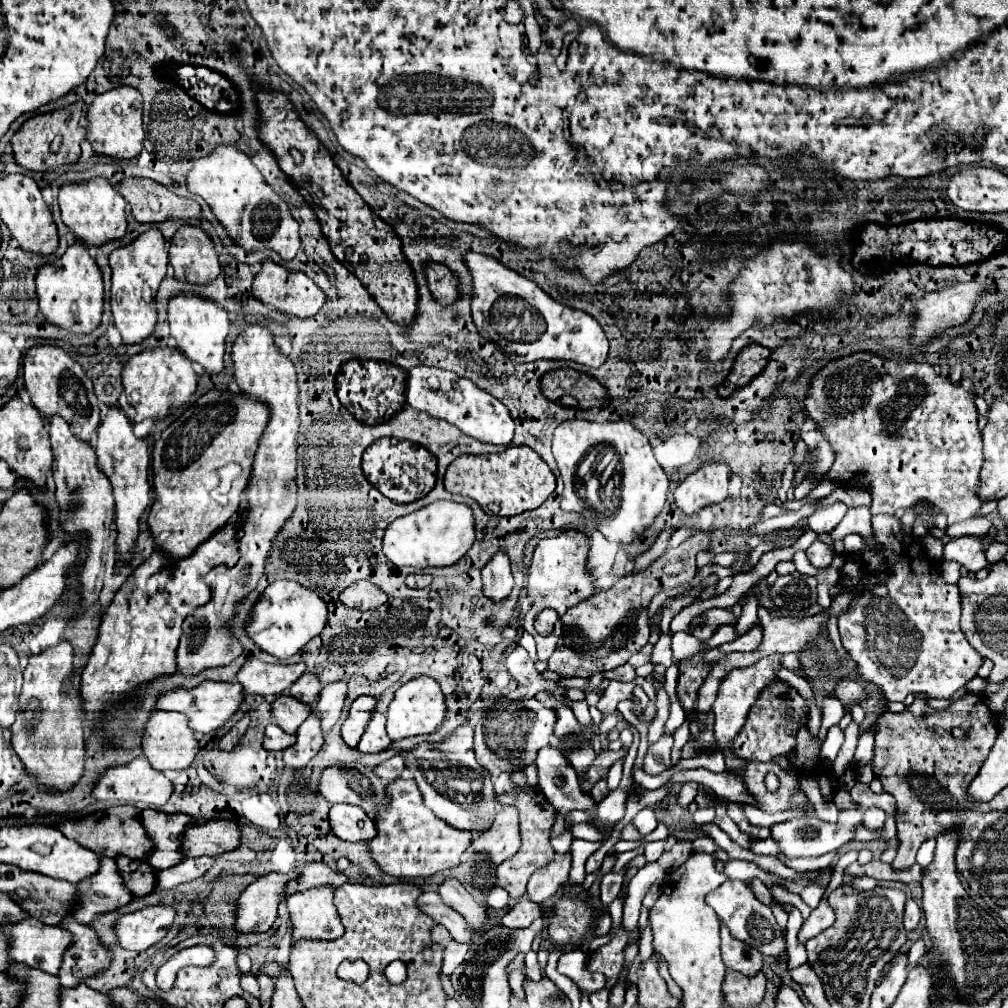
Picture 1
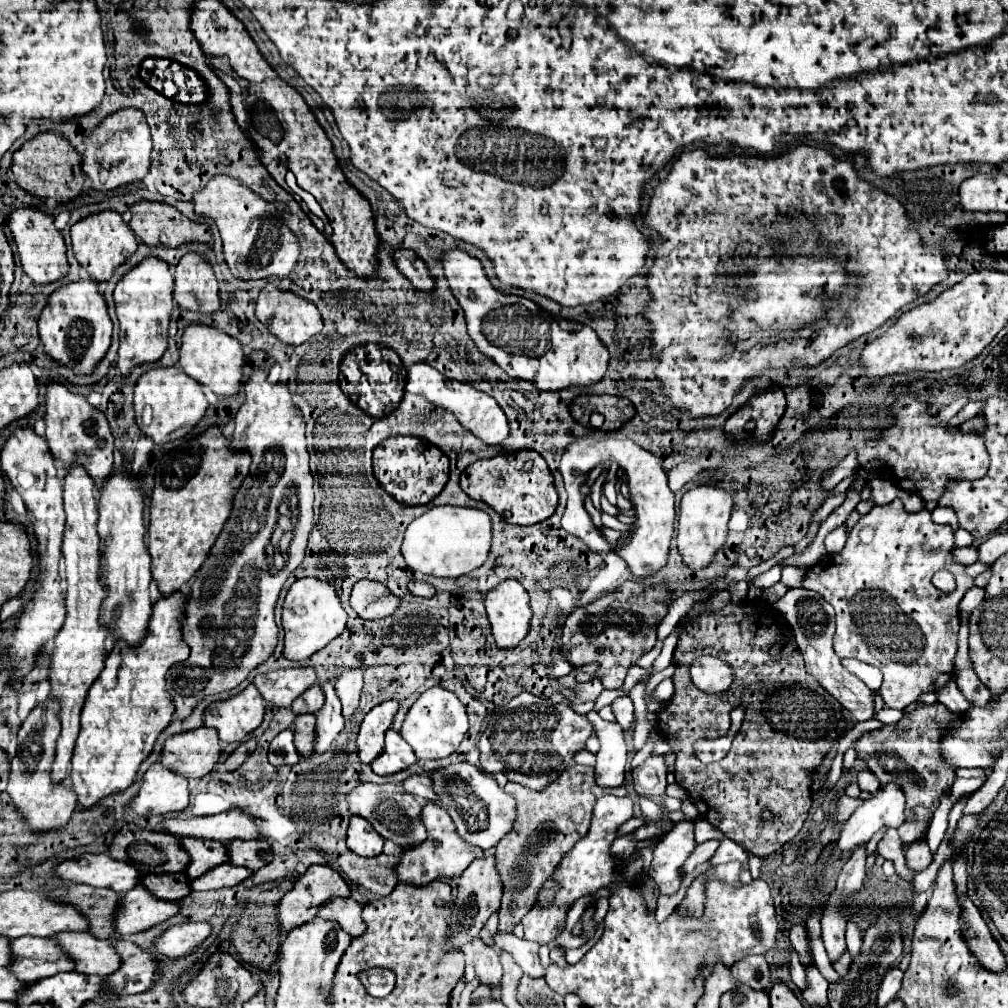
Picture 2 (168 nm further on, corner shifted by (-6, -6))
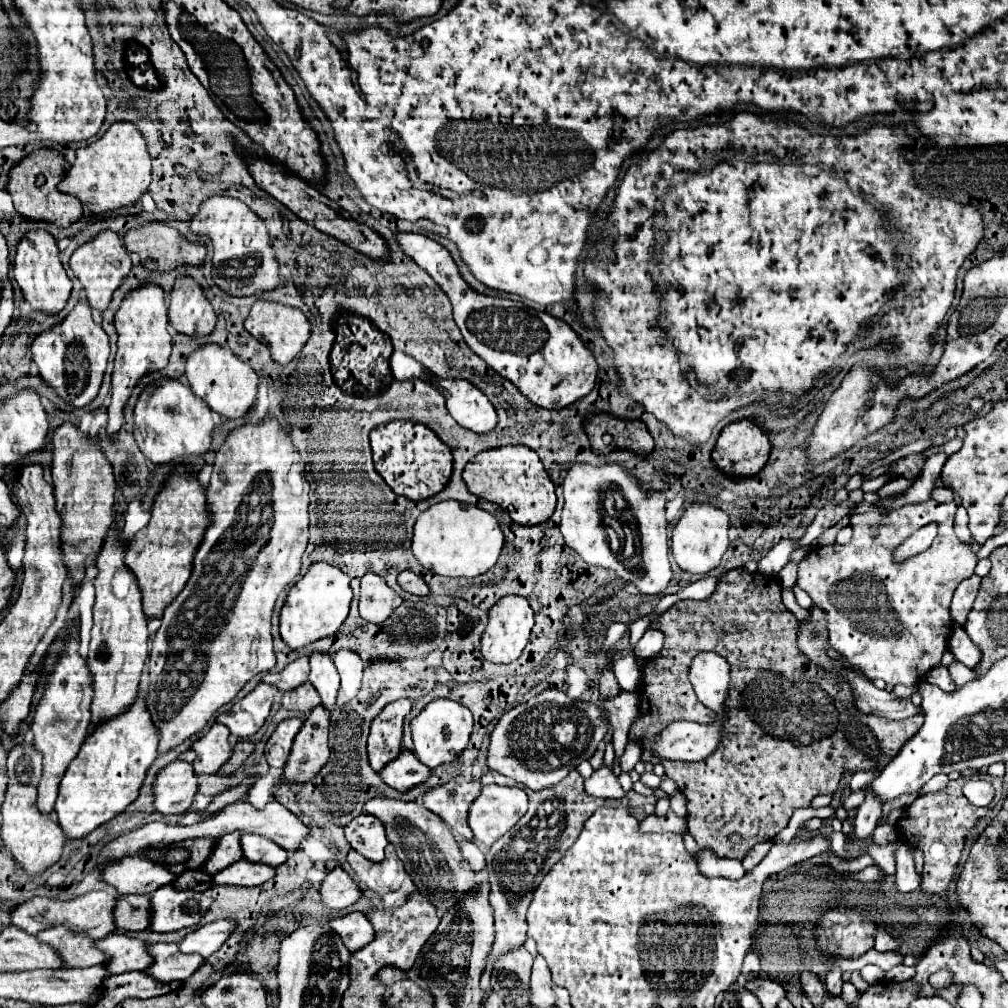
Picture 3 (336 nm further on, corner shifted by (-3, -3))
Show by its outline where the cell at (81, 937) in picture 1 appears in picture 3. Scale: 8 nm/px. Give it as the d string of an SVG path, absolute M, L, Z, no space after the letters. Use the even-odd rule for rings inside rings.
M147 944L147 952L151 954L153 962L143 970L143 974L165 984L185 980L205 960L203 956L181 954L177 944Z

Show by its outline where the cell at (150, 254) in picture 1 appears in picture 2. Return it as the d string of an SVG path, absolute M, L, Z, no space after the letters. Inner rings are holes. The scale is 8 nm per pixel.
M148 257L140 265L132 267L114 289L116 315L120 321L120 349L118 349L118 367L122 377L128 377L130 371L142 363L154 363L162 359L168 349L168 331L170 313L174 305L172 297L174 281L170 267L156 259Z

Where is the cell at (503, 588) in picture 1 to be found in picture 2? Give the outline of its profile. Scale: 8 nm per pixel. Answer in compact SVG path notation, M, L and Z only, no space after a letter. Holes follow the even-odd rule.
M508 579L486 595L486 611L498 649L514 649L530 631L530 597L526 589Z

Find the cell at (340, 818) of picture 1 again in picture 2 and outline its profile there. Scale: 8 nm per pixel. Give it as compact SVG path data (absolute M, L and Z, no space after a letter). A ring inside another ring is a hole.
M352 817L348 827L348 849L362 857L376 857L382 853L384 839L362 817Z

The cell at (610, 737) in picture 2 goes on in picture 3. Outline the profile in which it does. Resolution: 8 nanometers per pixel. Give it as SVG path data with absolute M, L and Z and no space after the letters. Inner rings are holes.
M607 764L597 768L591 774L591 778L585 780L585 792L591 796L601 796L601 798L621 798L625 794L617 776Z

